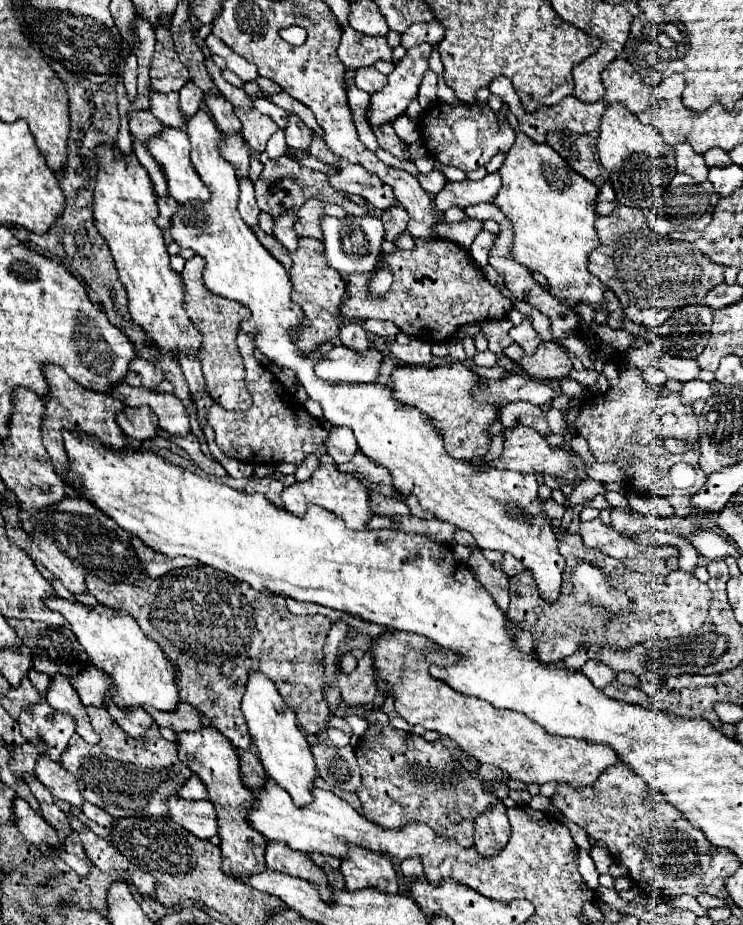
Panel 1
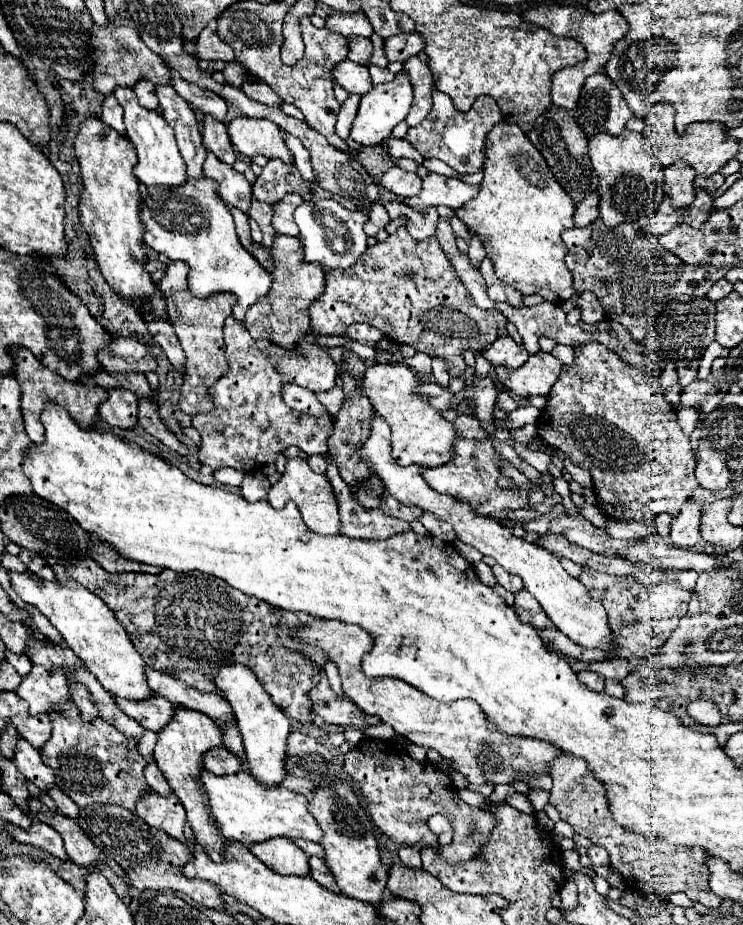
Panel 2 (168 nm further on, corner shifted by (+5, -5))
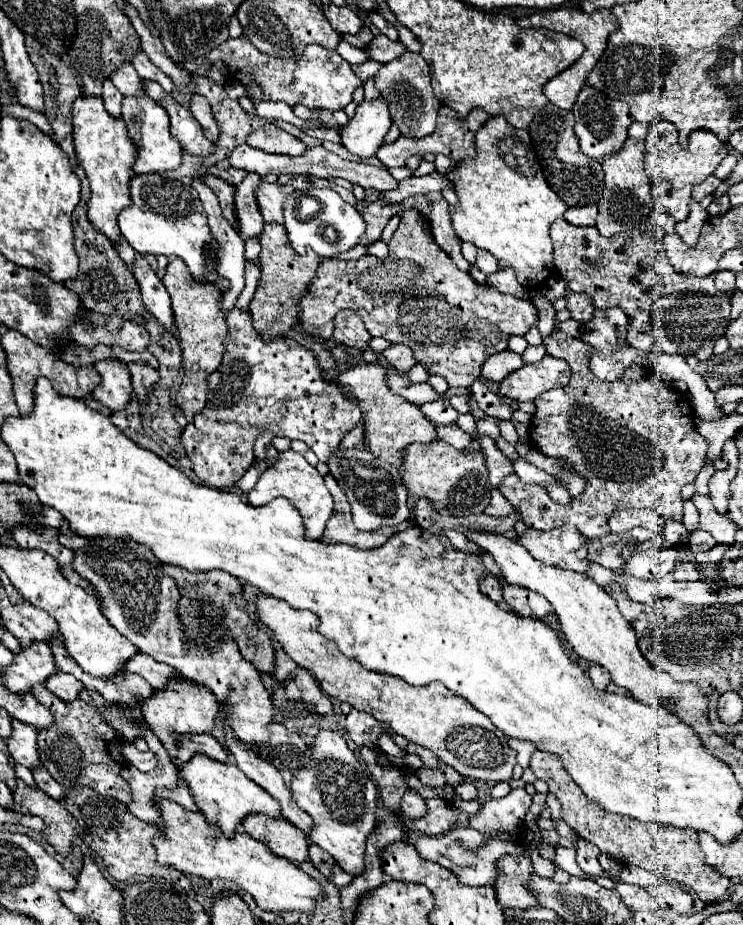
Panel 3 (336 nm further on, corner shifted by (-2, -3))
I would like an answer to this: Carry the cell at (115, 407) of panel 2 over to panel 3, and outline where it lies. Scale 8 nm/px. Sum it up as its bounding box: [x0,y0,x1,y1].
[92,360,132,410]

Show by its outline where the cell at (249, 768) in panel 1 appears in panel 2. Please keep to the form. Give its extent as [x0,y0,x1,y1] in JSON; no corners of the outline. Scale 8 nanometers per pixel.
[205,748,241,776]

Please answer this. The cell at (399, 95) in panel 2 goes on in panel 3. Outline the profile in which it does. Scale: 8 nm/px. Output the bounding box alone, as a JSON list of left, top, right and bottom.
[340,98,392,160]

